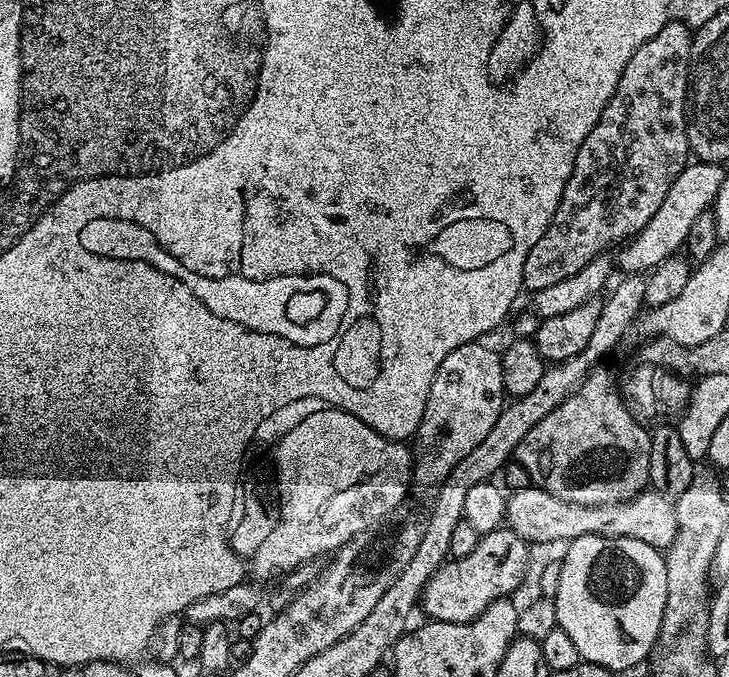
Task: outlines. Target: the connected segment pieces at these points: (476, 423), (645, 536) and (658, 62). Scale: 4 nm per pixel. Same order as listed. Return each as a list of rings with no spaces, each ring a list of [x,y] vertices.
[[[472,341],[458,346],[442,360],[432,379],[426,410],[416,435],[419,444],[413,457],[411,477],[416,488],[429,491],[438,488],[454,466],[494,428],[506,402],[501,358],[499,351],[494,352],[484,342]]]
[[[531,486],[513,491],[508,496],[508,505],[504,507],[504,518],[507,527],[511,528],[514,534],[518,534],[518,538],[527,540],[532,546],[556,544],[559,540],[571,542],[583,536],[605,536],[606,538],[638,538],[642,542],[646,542],[646,546],[667,550],[674,542],[678,530],[675,503],[669,497],[651,490],[639,492],[626,502],[610,502],[606,506],[582,506],[574,502],[566,502],[546,490]]]
[[[672,20],[666,26],[662,26],[662,30],[658,30],[658,34],[654,34],[654,38],[650,38],[650,42],[642,42],[642,46],[638,46],[638,50],[630,58],[630,62],[626,62],[626,70],[622,70],[622,78],[618,78],[618,86],[614,90],[610,102],[606,102],[606,106],[602,110],[594,130],[590,130],[590,134],[586,134],[582,146],[574,158],[574,170],[566,182],[566,190],[558,202],[558,210],[554,210],[554,218],[550,222],[550,226],[546,226],[546,234],[542,234],[542,238],[538,238],[538,242],[534,242],[530,254],[526,254],[526,266],[522,266],[522,282],[524,283],[524,288],[529,293],[533,294],[544,287],[552,286],[556,282],[565,281],[566,278],[573,277],[574,274],[582,270],[596,256],[605,255],[609,251],[607,248],[611,244],[617,243],[616,245],[619,245],[640,232],[642,226],[646,226],[646,222],[650,222],[650,218],[654,218],[655,212],[658,211],[658,206],[662,206],[662,198],[666,198],[670,186],[678,178],[680,171],[690,162],[688,129],[686,127],[686,105],[688,102],[688,81],[690,79],[688,68],[692,65],[693,35],[693,29],[685,21]]]

